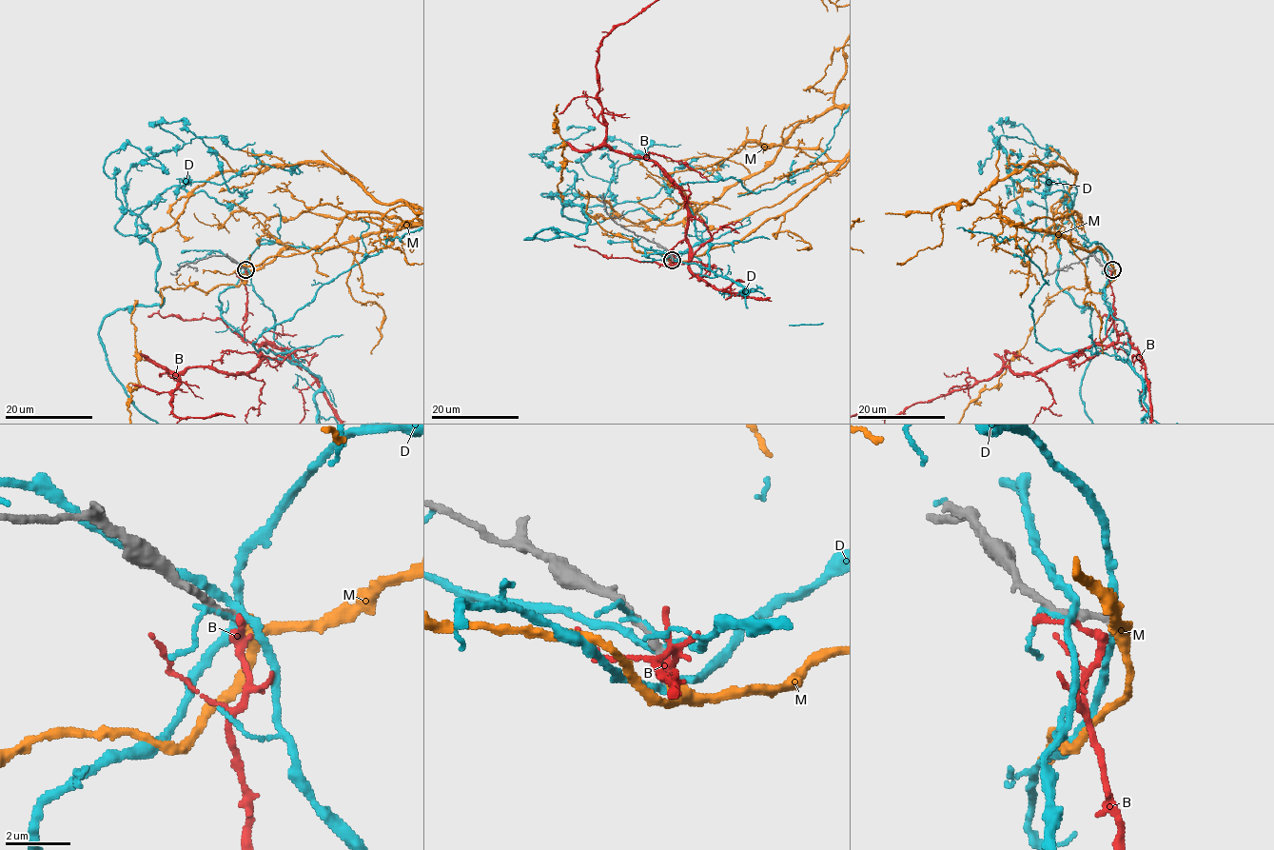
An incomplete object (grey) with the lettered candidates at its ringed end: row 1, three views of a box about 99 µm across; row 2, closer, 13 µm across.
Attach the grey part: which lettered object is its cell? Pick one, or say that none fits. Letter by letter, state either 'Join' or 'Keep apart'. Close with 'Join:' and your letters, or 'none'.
B: Keep apart
D: Keep apart
M: Join
Join: M

